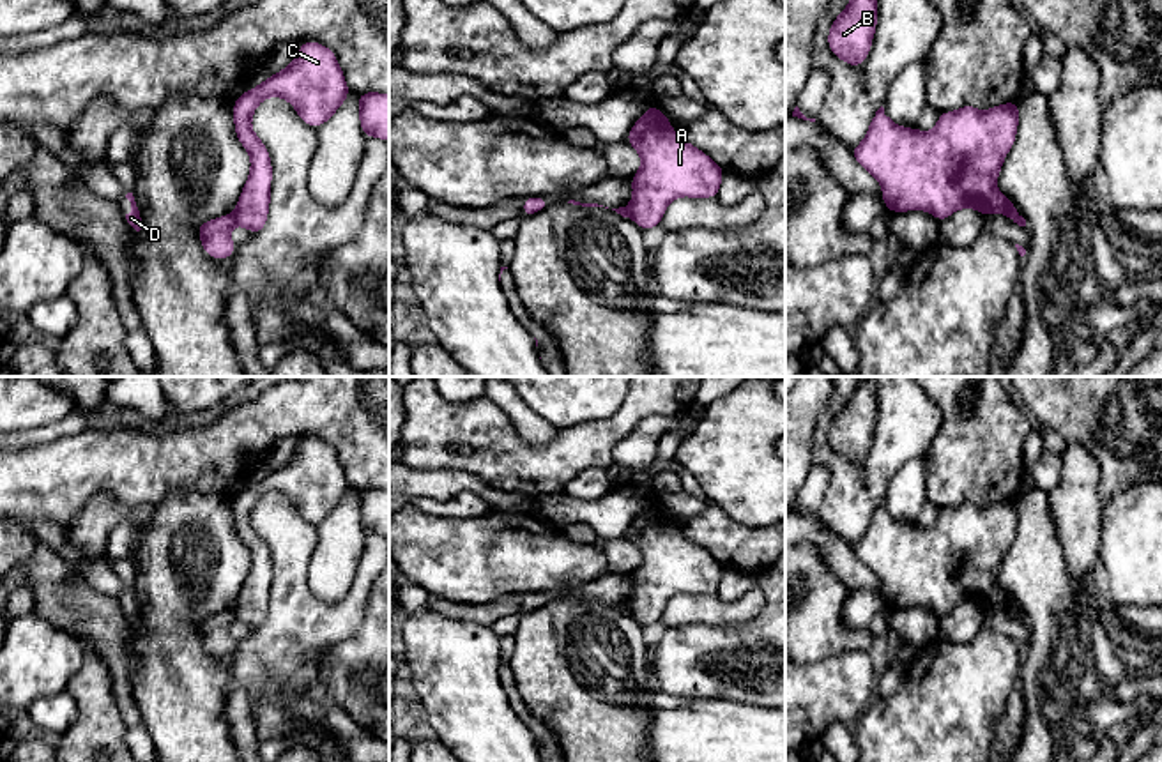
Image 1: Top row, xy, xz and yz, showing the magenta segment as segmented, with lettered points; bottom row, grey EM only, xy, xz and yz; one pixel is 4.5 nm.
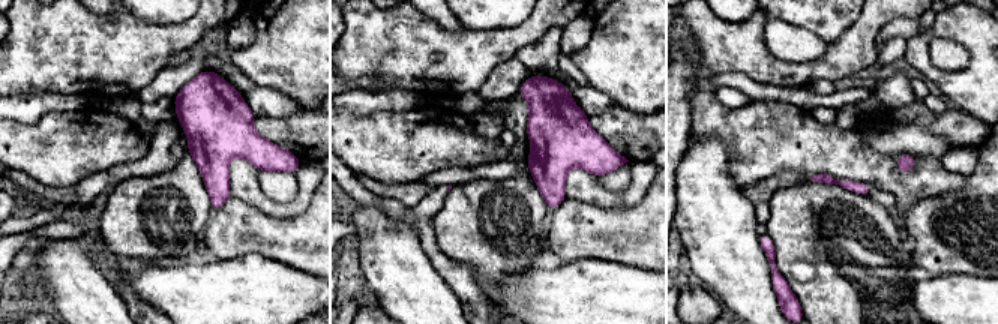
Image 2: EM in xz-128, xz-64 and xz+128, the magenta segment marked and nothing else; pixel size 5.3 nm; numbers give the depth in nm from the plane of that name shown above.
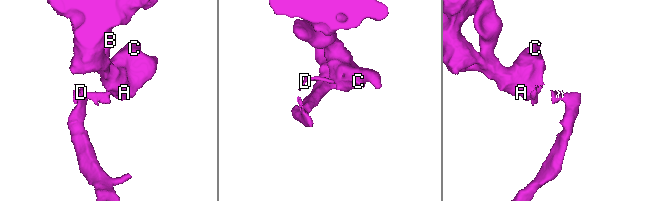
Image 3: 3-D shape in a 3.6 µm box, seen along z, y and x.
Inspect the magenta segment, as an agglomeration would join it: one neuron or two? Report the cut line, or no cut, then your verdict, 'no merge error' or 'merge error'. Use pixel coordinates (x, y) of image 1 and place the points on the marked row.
xy (232, 214), (236, 223) | merge error

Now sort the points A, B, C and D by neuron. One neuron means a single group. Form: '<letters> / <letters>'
A B C / D

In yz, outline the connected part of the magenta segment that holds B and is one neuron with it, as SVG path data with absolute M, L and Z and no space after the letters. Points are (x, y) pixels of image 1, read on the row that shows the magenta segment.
M849 0L829 27L828 46L842 62L861 69L870 53L875 27L877 0Z

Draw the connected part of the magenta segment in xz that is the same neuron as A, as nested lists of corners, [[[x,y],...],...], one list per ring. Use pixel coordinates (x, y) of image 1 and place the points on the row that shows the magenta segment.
[[[651,103],[626,136],[626,141],[640,154],[642,159],[640,170],[630,179],[633,198],[628,205],[631,219],[642,230],[660,226],[669,203],[679,196],[716,198],[725,175],[723,168],[707,154],[690,145],[681,134],[672,131],[670,122],[672,120],[667,118],[654,103]]]

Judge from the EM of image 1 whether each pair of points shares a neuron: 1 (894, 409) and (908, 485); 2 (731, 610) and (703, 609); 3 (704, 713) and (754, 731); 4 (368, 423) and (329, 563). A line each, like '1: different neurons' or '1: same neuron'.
1: different neurons
2: same neuron
3: same neuron
4: different neurons

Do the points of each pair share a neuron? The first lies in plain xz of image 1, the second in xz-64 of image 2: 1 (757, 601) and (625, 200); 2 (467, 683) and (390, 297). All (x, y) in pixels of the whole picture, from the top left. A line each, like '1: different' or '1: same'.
1: same
2: same

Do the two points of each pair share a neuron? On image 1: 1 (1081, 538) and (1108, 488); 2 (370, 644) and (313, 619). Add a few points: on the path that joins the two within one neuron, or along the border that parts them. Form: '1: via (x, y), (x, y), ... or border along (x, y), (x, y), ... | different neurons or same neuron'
1: border along (1095, 460), (1097, 492), (1104, 502) | different neurons
2: border along (368, 596), (363, 623), (338, 640), (321, 662) | different neurons

